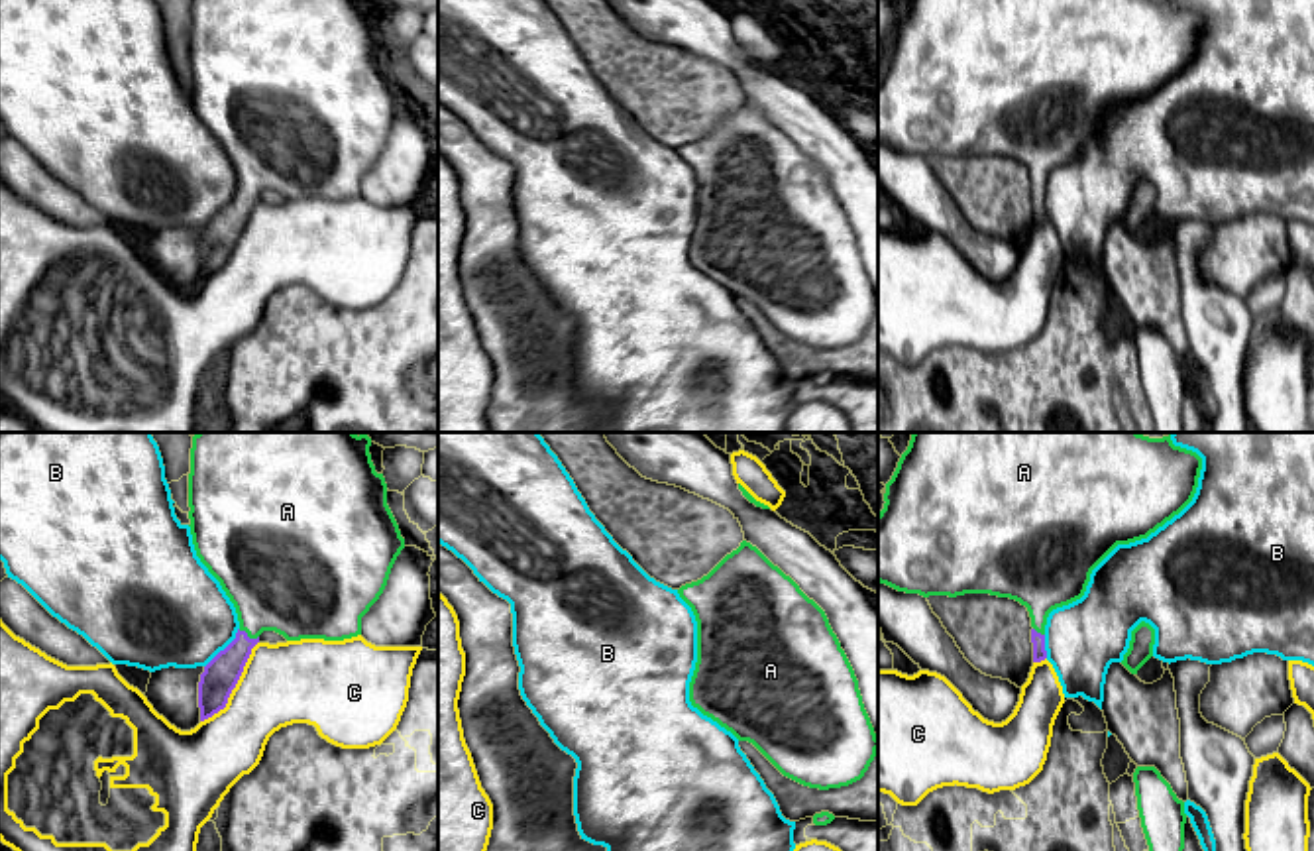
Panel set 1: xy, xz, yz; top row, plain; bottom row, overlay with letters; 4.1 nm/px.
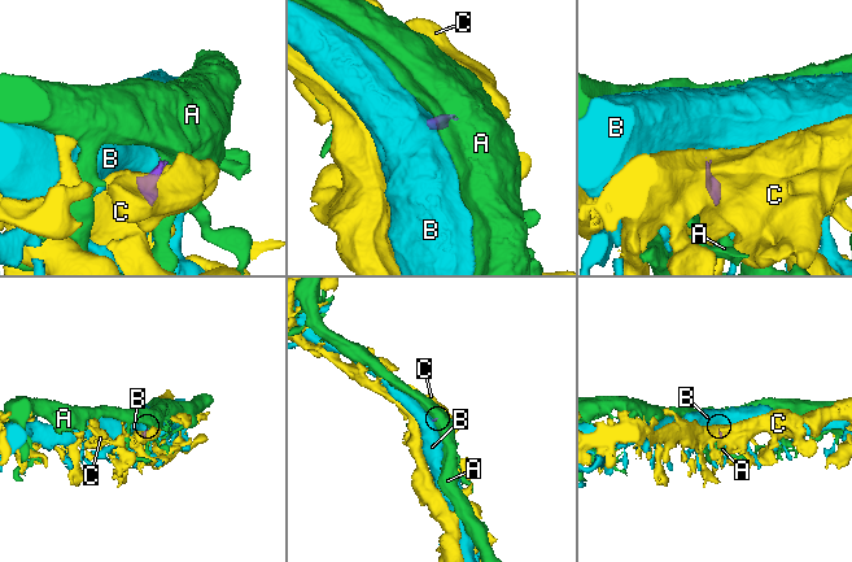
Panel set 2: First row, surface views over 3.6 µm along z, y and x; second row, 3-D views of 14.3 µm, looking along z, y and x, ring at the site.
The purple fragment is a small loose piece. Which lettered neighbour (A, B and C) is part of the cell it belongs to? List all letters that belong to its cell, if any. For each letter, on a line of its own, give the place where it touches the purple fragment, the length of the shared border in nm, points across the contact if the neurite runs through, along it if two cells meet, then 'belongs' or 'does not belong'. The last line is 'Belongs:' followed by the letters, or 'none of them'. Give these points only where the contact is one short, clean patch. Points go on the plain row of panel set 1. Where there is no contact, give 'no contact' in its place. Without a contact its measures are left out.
A: xy (246, 195) | 90 nm | across xy (220, 234), (246, 195), (268, 150), (275, 142) | belongs
B: xy (226, 207) | 220 nm | does not belong
C: xy (234, 246) | 400 nm | does not belong
Belongs: A

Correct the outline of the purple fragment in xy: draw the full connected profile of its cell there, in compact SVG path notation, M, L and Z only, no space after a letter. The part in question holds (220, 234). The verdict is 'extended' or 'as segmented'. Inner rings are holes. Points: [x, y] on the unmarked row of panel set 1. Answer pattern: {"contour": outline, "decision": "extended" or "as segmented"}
{"contour": "M192 0L189 79L196 116L220 142L236 167L240 189L200 234L200 281L226 267L251 208L263 191L287 200L344 200L361 195L361 177L383 153L391 128L405 108L387 65L387 43L375 31L371 0Z", "decision": "extended"}

